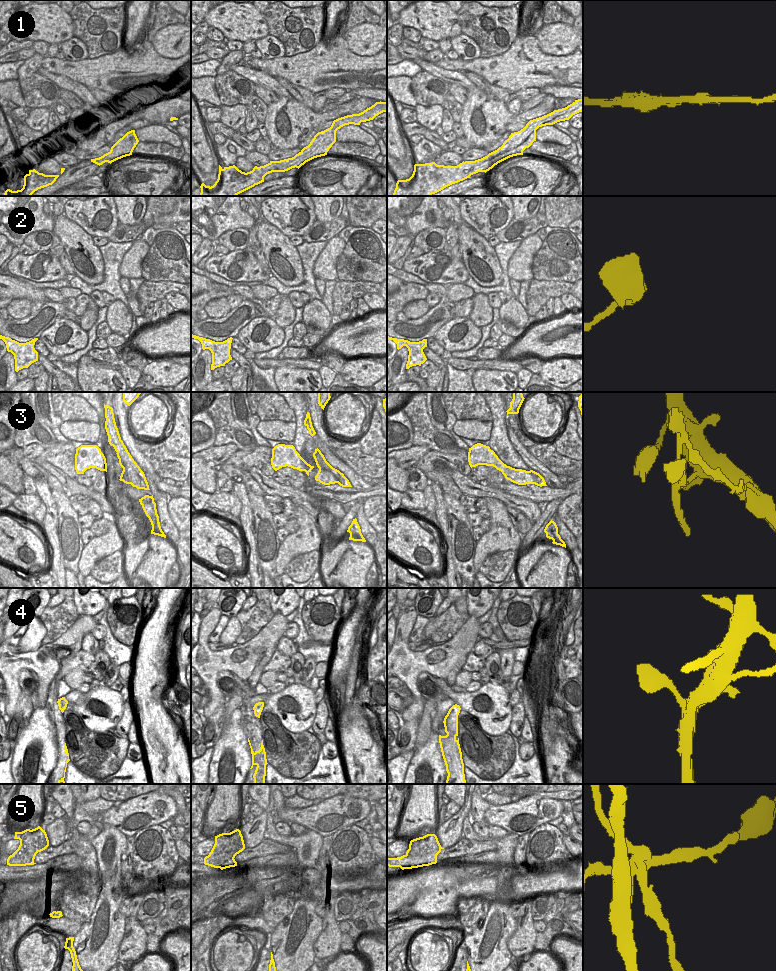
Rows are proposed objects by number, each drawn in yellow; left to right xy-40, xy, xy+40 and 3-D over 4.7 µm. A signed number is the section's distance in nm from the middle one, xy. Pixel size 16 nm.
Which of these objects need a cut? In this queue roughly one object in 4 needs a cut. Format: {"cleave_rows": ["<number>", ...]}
{"cleave_rows": ["2", "3", "5"]}

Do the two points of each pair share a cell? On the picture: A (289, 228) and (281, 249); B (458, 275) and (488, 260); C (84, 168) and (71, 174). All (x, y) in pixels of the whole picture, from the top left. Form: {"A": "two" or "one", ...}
{"A": "two", "B": "two", "C": "one"}

